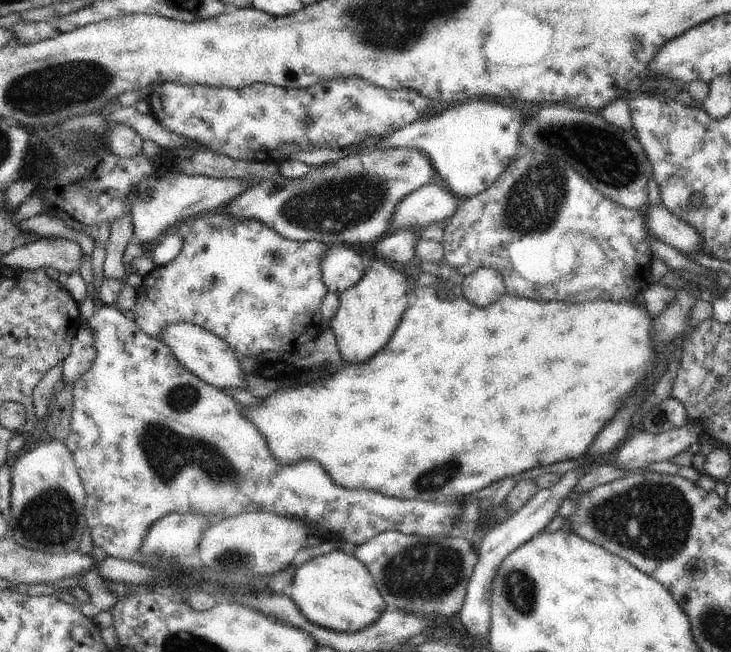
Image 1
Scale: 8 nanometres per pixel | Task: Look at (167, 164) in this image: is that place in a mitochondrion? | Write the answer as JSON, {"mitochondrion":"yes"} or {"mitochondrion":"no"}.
{"mitochondrion":"no"}

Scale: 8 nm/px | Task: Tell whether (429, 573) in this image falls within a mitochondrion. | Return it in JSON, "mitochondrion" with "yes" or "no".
{"mitochondrion":"yes"}

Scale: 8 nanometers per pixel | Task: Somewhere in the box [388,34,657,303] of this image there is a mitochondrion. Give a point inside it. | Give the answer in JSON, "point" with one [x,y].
{"point":[610,160]}

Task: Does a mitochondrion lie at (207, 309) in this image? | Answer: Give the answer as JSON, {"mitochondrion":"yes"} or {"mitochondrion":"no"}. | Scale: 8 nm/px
{"mitochondrion":"no"}

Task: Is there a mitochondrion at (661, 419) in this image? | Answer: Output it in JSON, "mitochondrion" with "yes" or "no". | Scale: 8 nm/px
{"mitochondrion":"yes"}

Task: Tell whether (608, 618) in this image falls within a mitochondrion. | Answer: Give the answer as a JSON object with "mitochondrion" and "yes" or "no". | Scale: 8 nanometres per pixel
{"mitochondrion":"no"}

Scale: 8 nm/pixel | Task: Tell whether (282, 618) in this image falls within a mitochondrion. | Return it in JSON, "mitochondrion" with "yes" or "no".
{"mitochondrion":"no"}

